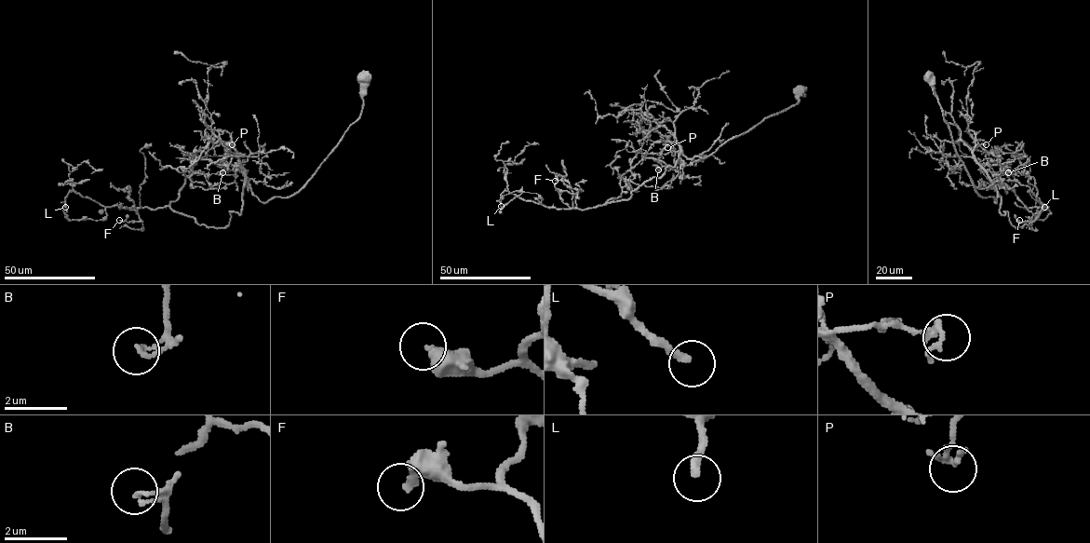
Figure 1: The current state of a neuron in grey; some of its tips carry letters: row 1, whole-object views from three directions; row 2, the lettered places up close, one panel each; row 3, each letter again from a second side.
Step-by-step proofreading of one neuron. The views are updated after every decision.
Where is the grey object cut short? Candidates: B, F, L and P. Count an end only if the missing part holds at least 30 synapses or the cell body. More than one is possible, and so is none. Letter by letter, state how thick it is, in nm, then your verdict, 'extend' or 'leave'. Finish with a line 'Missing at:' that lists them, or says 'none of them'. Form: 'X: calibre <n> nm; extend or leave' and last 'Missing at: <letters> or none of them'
B: calibre 160 nm; leave
F: calibre 300 nm; leave
L: calibre 240 nm; extend
P: calibre 240 nm; leave
Missing at: L

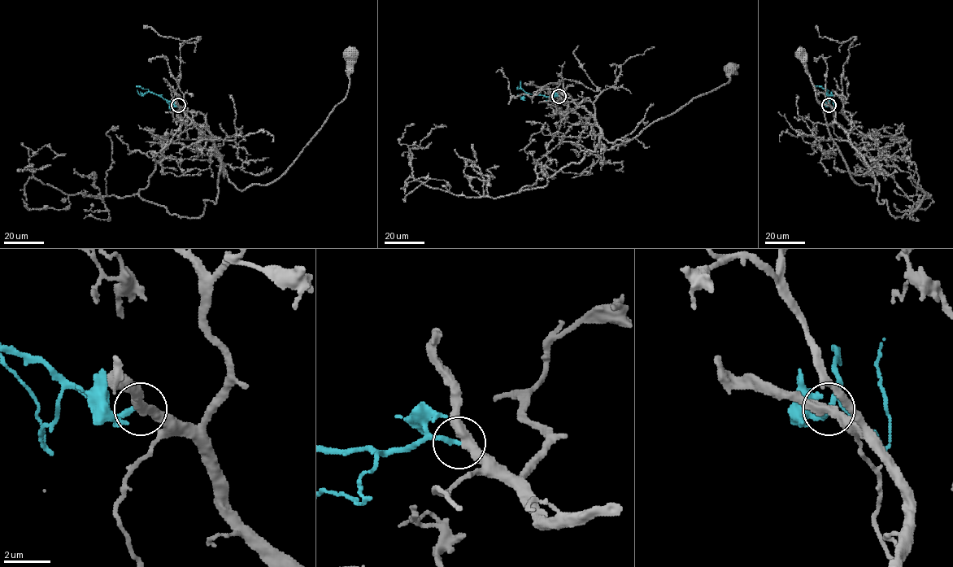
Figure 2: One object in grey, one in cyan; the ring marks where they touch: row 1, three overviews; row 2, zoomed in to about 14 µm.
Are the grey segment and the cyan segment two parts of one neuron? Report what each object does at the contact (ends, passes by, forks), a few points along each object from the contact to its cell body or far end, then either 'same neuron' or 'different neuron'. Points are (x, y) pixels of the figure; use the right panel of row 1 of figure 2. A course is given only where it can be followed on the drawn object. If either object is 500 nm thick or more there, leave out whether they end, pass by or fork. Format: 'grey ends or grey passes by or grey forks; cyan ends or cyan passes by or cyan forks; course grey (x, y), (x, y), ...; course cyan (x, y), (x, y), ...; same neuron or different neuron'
grey passes by; cyan ends; course grey (828, 106), (850, 146), (871, 169), (872, 190), (869, 184), (853, 180), (798, 54); course cyan (828, 106), (825, 89), (814, 87); same neuron

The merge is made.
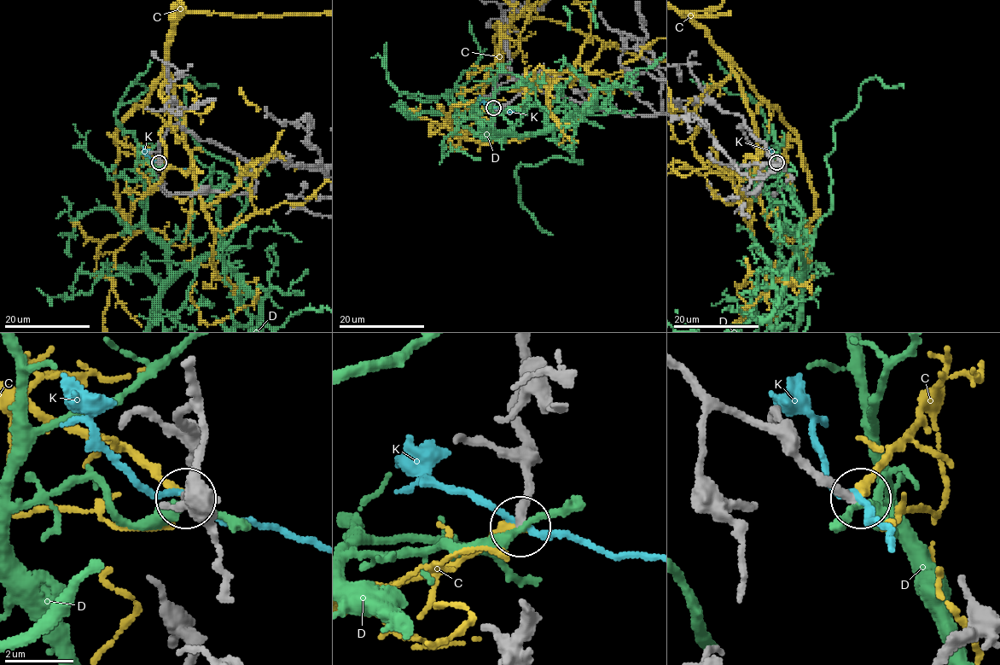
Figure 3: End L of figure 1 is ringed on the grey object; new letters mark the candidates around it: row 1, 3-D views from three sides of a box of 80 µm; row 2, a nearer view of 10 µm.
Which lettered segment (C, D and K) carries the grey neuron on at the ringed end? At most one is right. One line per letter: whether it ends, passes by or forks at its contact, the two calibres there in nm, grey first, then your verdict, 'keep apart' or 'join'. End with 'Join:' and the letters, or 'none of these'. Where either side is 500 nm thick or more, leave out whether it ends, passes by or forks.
C: it passes by; calibres 280 and 180 nm; keep apart
D: it passes by; calibres 280 and 280 nm; keep apart
K: it passes by; calibres 280 and 160 nm; keep apart
Join: none of these

